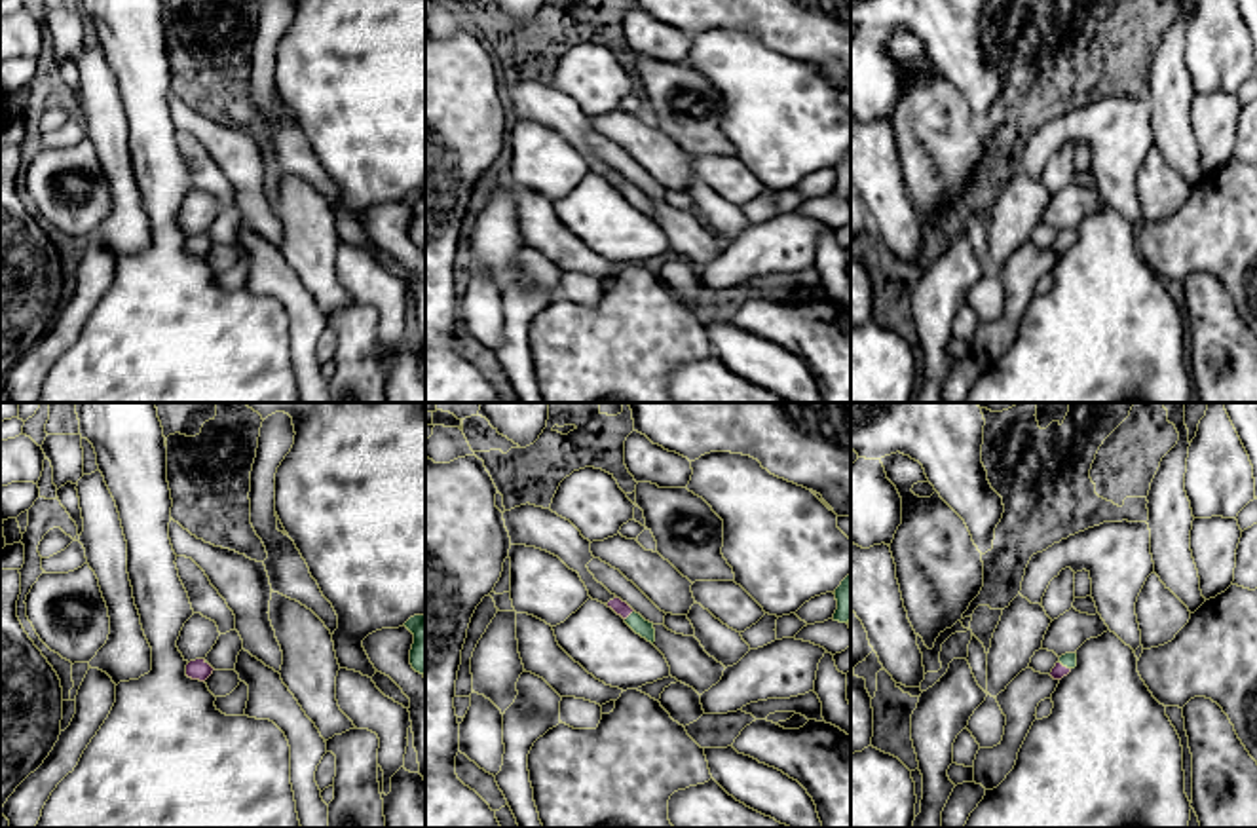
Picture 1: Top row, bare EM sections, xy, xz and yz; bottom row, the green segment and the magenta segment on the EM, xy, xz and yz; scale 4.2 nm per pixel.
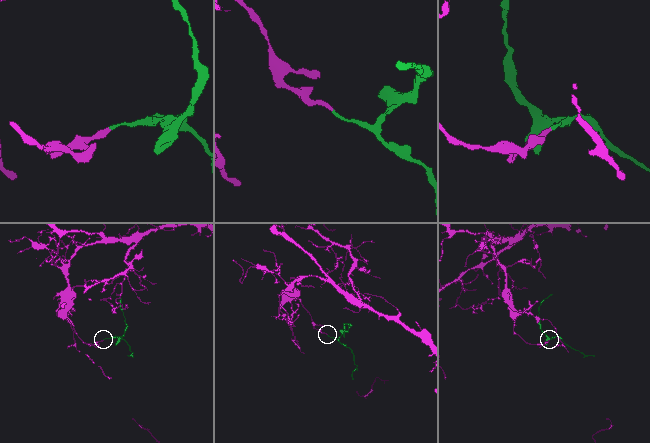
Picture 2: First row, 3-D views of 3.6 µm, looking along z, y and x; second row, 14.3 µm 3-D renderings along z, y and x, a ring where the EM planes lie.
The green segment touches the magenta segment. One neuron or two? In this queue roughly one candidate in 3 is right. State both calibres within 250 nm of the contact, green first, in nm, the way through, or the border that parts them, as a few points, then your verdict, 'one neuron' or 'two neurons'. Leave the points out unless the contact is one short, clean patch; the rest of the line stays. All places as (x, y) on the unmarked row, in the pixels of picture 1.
calibres 60 and 60 nm; way yz (1069, 234), (1064, 240), (1058, 245); one neuron

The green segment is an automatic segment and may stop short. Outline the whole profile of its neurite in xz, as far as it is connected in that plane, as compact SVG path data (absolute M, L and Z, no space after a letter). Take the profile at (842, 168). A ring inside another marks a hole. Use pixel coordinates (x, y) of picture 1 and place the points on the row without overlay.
M851 148L835 163L837 184L834 196L849 198L851 196Z

